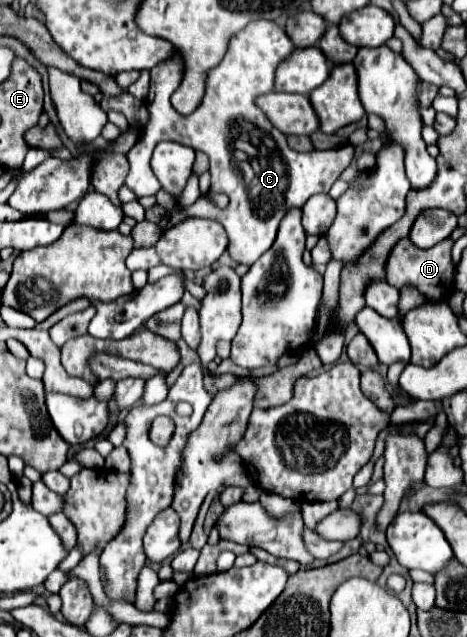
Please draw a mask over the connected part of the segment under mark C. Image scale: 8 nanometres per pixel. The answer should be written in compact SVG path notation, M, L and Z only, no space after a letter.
M249 21L245 29L229 39L229 51L221 63L209 69L209 77L205 79L205 97L193 115L177 113L169 101L175 89L181 85L185 69L183 57L173 53L169 61L161 61L161 65L151 69L151 89L147 95L151 119L143 127L137 145L131 149L131 169L125 185L135 193L137 199L156 195L161 184L149 165L151 153L157 141L173 139L203 151L211 161L211 191L229 195L227 209L217 209L207 197L197 199L186 208L177 206L160 222L163 231L187 217L213 217L221 221L227 231L227 251L231 259L235 263L253 265L273 245L285 211L291 207L303 207L305 201L315 193L329 193L339 175L349 167L355 157L355 145L349 143L339 149L297 153L287 145L285 135L277 131L265 113L253 103L255 95L273 91L275 69L291 51L291 39L275 21Z

